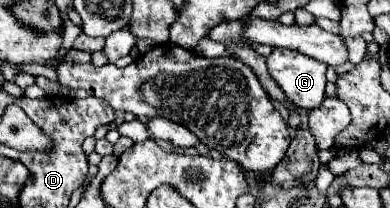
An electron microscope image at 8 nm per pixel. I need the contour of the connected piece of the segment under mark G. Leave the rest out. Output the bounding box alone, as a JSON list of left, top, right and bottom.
[267,49,327,111]

